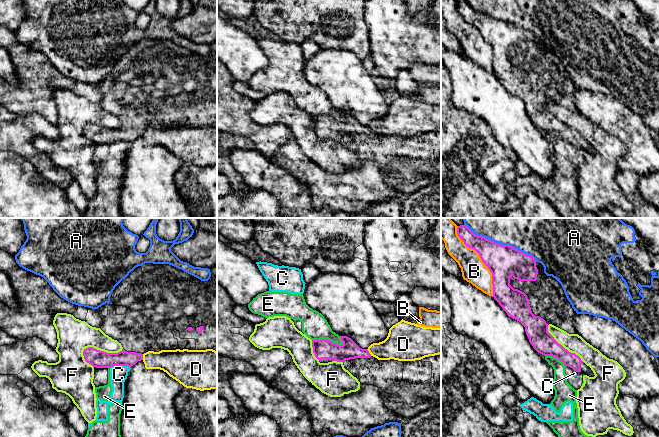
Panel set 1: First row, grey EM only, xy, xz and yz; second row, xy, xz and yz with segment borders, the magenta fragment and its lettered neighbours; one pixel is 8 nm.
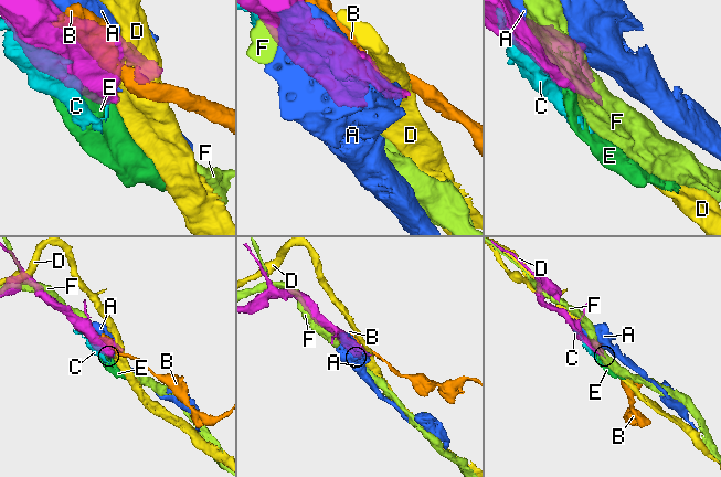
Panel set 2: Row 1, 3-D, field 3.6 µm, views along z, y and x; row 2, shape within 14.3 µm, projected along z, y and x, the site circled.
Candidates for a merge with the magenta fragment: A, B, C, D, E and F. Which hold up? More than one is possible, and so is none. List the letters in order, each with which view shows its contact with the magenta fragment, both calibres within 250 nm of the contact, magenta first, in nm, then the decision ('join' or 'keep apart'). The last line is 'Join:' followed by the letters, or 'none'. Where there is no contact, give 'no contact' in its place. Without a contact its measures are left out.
A: yz | 260/240 nm | keep apart
B: yz | 260/200 nm | keep apart
C: xy | 140/140 nm | keep apart
D: xz | 140/240 nm | keep apart
E: xz | 160/200 nm | keep apart
F: xy | 140/260 nm | keep apart
Join: none

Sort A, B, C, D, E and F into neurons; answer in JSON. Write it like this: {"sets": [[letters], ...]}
{"sets": [["A"], ["B"], ["C", "E"], ["D"], ["F"]]}

